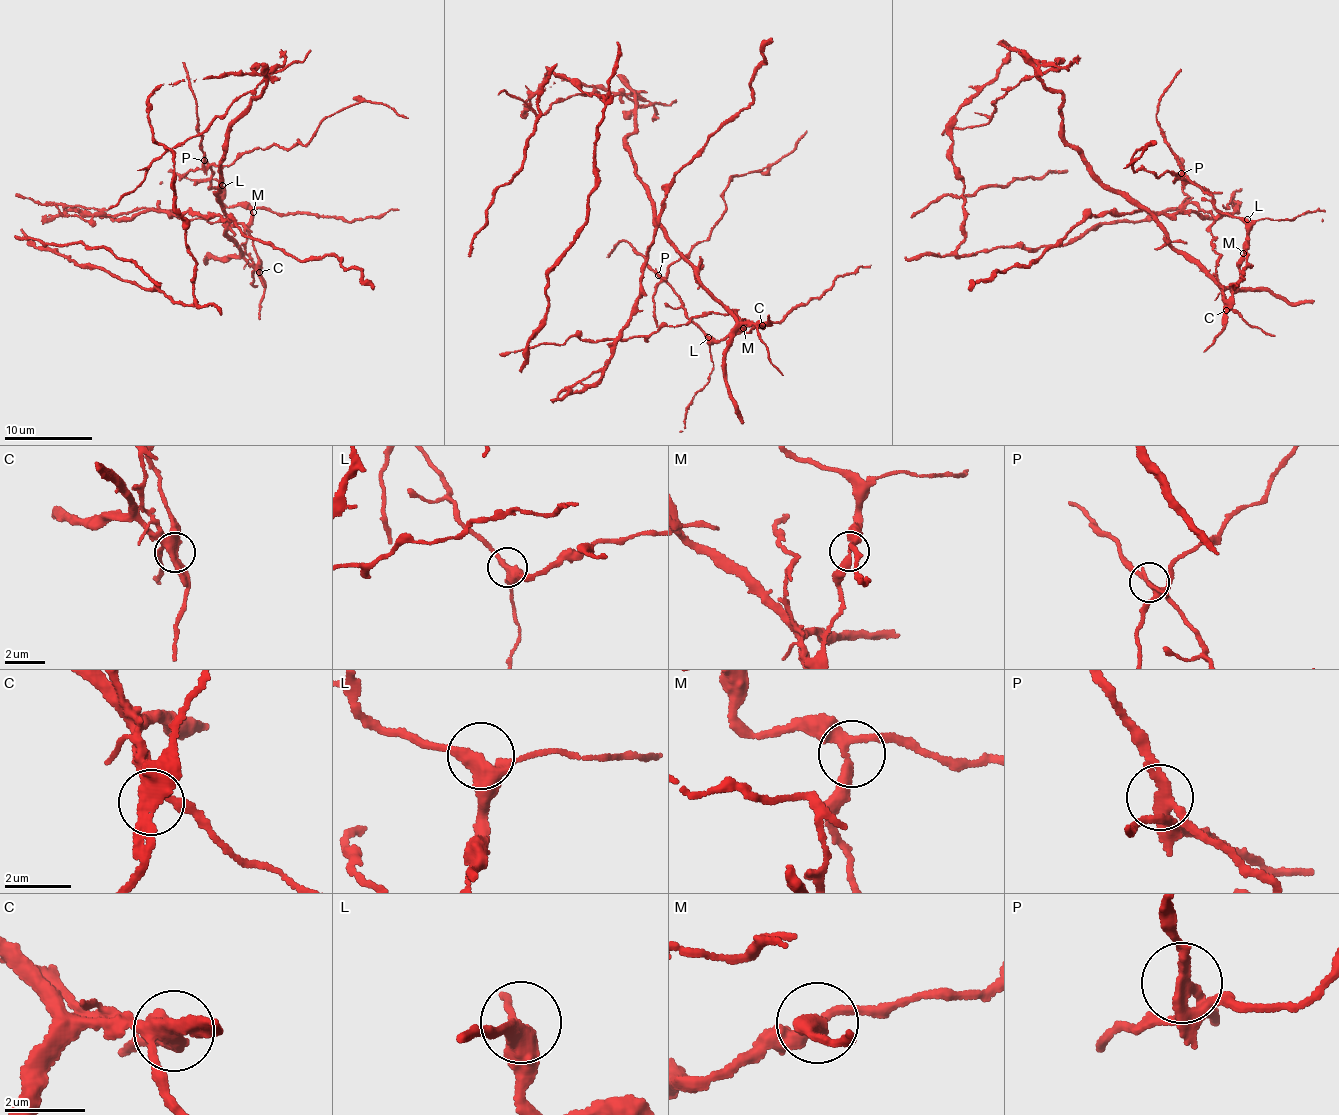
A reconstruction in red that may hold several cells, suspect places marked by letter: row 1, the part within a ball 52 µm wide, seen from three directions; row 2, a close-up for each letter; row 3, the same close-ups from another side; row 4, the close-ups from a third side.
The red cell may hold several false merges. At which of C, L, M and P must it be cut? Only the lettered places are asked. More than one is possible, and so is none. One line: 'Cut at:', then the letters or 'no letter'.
Cut at: C, P

